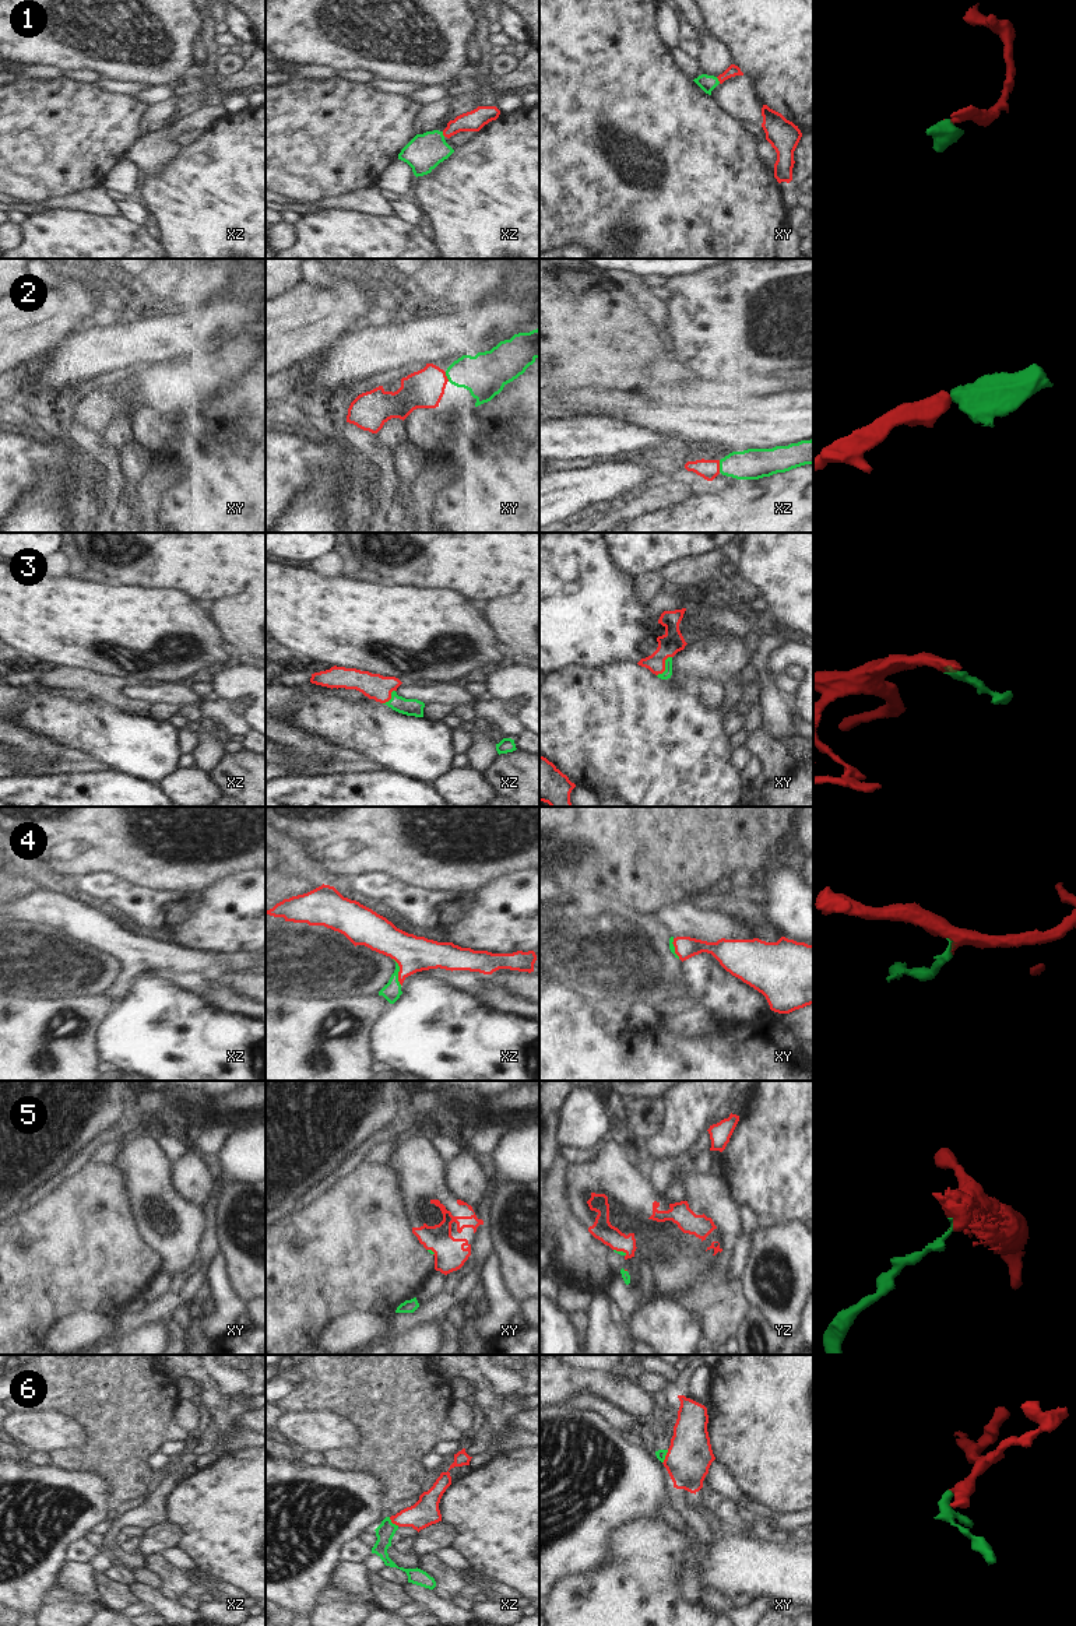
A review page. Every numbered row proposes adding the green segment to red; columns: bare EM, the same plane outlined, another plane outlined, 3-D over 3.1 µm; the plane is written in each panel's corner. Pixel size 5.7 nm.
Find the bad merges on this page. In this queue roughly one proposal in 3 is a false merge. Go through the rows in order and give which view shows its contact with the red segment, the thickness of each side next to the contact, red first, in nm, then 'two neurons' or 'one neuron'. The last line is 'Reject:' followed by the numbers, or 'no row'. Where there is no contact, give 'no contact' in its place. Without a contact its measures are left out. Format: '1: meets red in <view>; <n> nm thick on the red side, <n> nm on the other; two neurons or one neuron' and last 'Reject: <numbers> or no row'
1: meets red in xy; 70 nm thick on the red side, 100 nm on the other; one neuron
2: meets red in xz; 110 nm thick on the red side, 180 nm on the other; one neuron
3: meets red in xy; 130 nm thick on the red side, 50 nm on the other; one neuron
4: meets red in xz; 220 nm thick on the red side, 110 nm on the other; one neuron
5: meets red in yz; 120 nm thick on the red side, 20 nm on the other; one neuron
6: meets red in xz; 160 nm thick on the red side, 110 nm on the other; one neuron
Reject: no row

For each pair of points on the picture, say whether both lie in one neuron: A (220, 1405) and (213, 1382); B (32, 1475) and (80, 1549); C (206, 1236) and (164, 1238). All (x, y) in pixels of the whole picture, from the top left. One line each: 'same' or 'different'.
A: same
B: different
C: same

